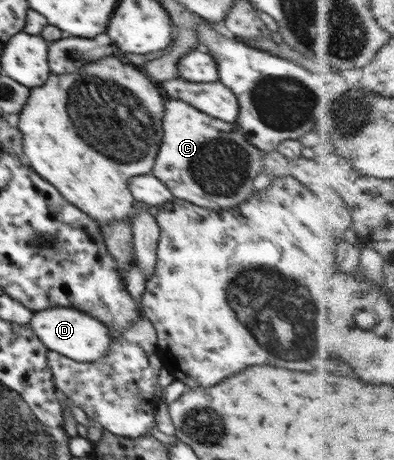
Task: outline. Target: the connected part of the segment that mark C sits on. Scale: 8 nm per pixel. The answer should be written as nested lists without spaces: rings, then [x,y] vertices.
[[[169,97],[164,105],[162,130],[164,133],[152,175],[163,182],[177,200],[187,201],[205,209],[231,210],[247,201],[248,196],[255,192],[253,181],[263,171],[262,161],[267,153],[247,142],[236,122],[221,121],[180,99]]]

